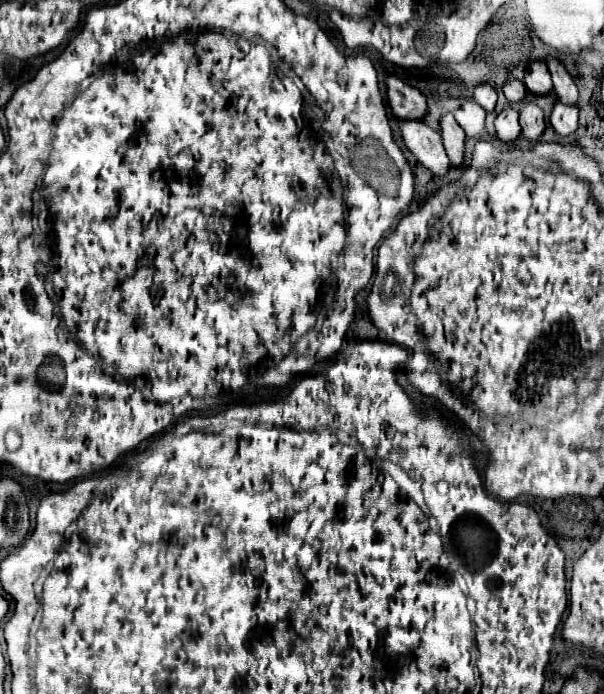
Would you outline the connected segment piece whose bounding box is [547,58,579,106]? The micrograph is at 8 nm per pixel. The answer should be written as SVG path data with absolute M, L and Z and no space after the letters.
M547 58L547 66L549 66L549 72L553 76L553 90L557 94L557 98L563 102L563 104L569 104L569 106L575 106L577 100L579 100L579 92L577 92L577 86L571 78L571 74L565 70L565 66L555 60L555 58Z

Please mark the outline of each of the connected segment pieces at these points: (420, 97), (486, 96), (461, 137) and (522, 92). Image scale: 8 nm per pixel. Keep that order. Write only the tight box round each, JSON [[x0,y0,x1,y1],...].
[[387,76,427,120],[475,84,497,112],[441,114,465,168],[503,78,527,104]]

